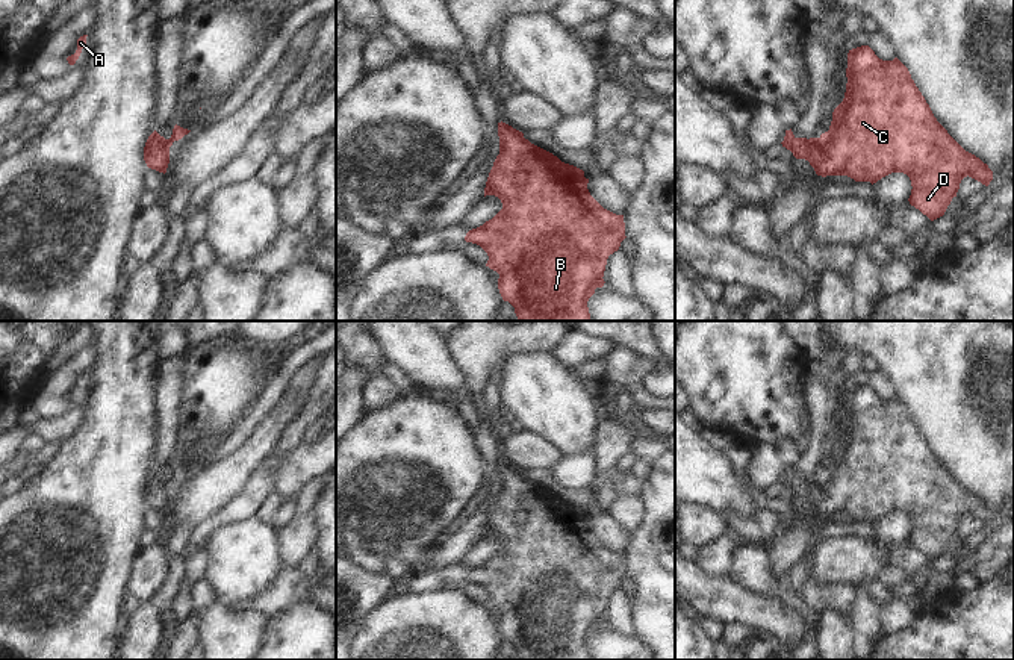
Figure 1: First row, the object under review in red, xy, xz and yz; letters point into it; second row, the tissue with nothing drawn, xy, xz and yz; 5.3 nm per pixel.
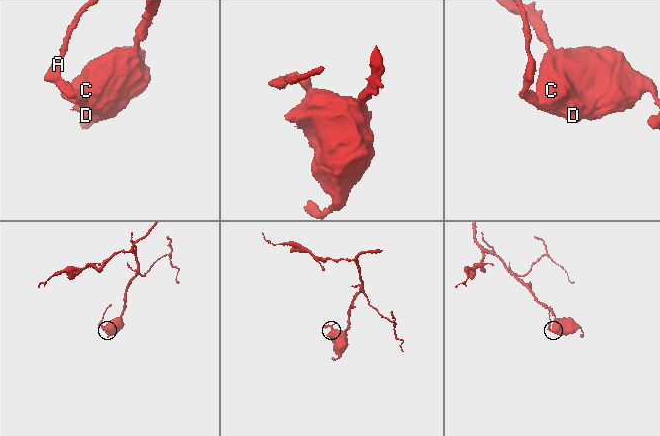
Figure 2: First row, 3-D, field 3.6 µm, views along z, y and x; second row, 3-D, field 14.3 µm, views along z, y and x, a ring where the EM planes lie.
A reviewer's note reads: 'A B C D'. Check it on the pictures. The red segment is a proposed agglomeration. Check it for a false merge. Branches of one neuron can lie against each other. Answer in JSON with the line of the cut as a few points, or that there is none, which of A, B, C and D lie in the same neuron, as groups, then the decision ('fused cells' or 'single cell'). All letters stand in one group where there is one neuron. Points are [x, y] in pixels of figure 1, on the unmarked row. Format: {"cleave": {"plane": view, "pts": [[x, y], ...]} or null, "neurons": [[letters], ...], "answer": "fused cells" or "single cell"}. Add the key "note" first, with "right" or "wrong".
{"note": "right", "cleave": null, "neurons": [["A", "B", "C", "D"]], "answer": "single cell"}

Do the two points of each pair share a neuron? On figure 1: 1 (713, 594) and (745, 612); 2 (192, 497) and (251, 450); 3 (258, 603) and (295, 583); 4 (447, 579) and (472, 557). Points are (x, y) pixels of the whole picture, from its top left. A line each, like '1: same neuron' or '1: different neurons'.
1: same neuron
2: same neuron
3: same neuron
4: different neurons

